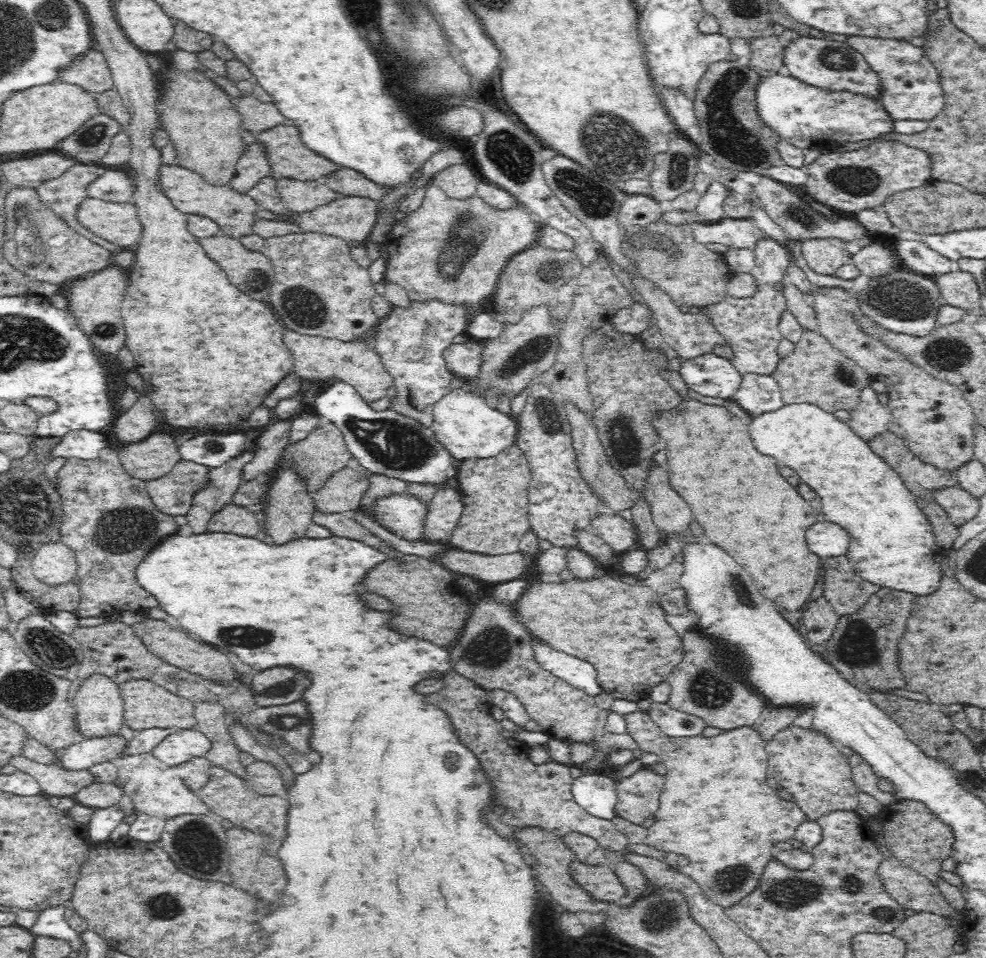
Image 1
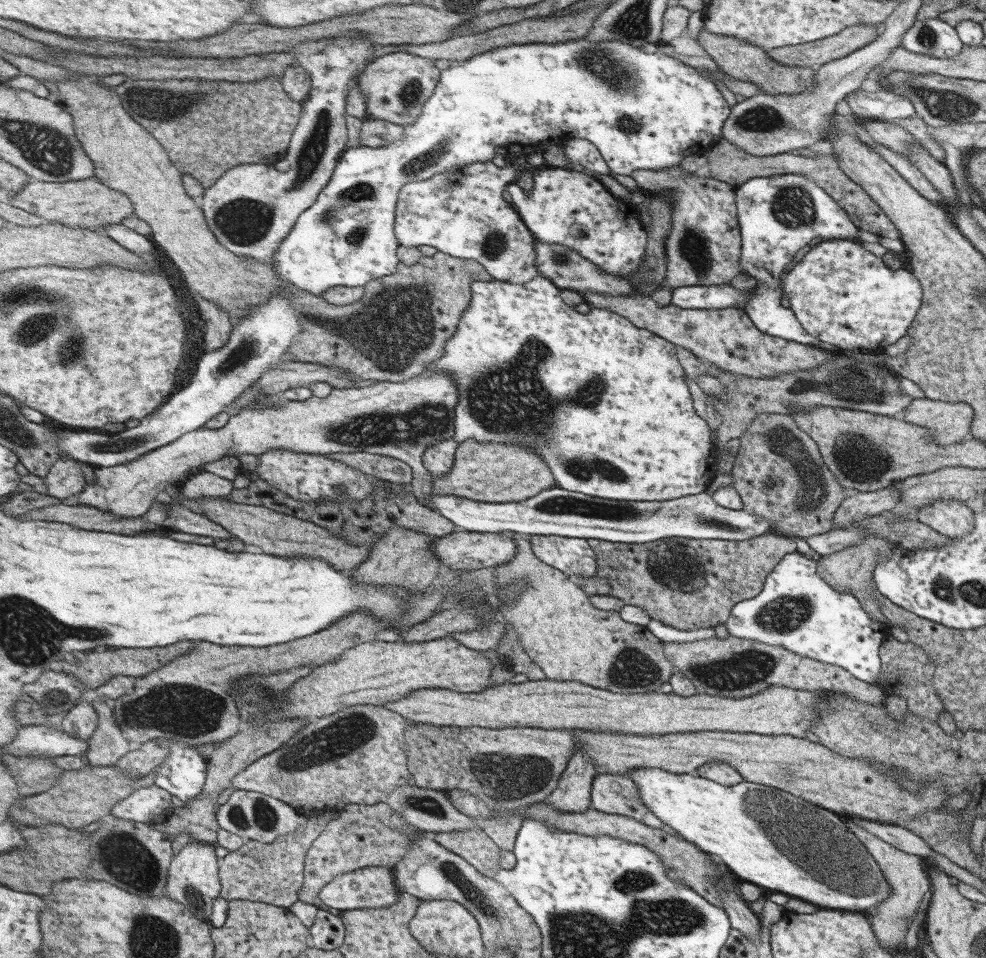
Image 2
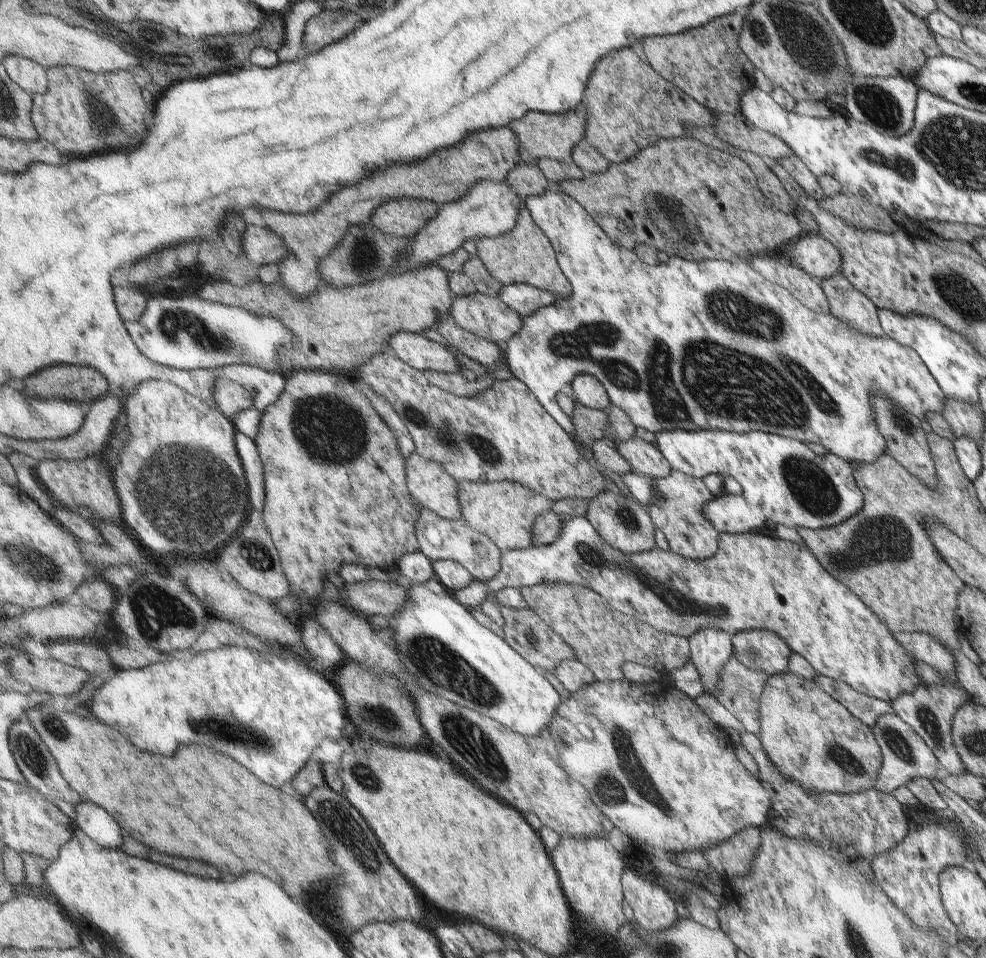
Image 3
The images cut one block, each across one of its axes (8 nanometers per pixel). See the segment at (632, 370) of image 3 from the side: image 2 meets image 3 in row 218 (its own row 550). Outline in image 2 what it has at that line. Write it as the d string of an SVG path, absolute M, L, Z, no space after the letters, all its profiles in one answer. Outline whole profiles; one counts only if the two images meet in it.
M531 536L531 550L549 568L561 570L569 578L593 578L599 574L595 554L585 538Z

